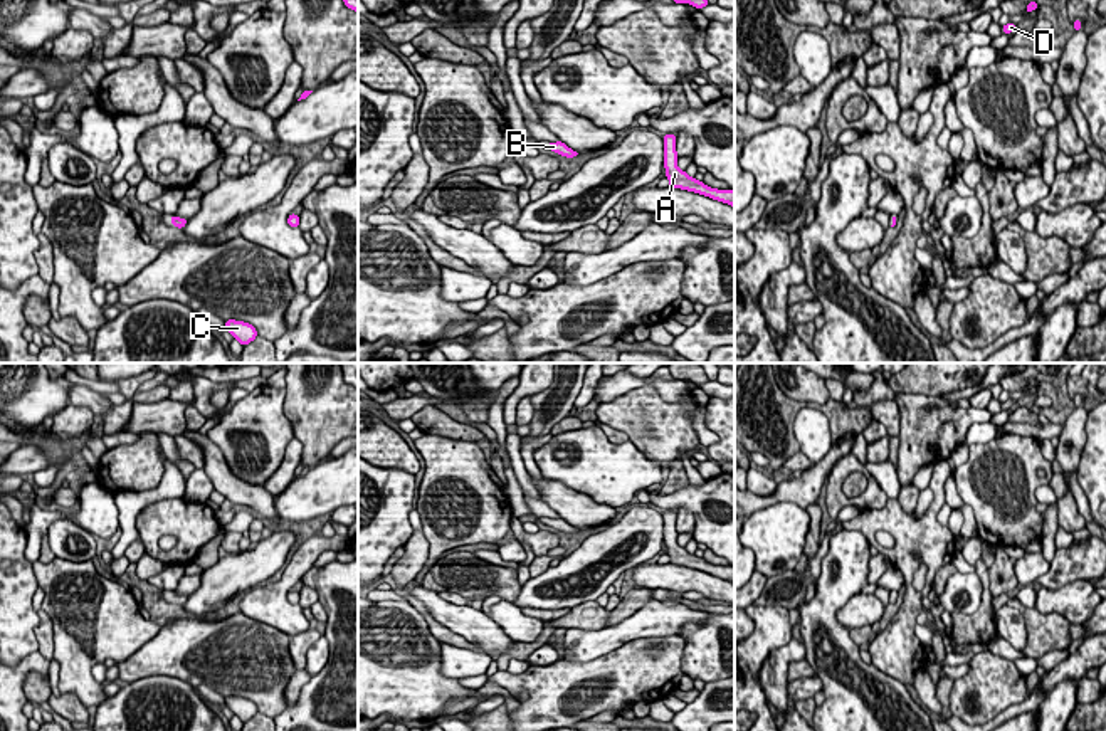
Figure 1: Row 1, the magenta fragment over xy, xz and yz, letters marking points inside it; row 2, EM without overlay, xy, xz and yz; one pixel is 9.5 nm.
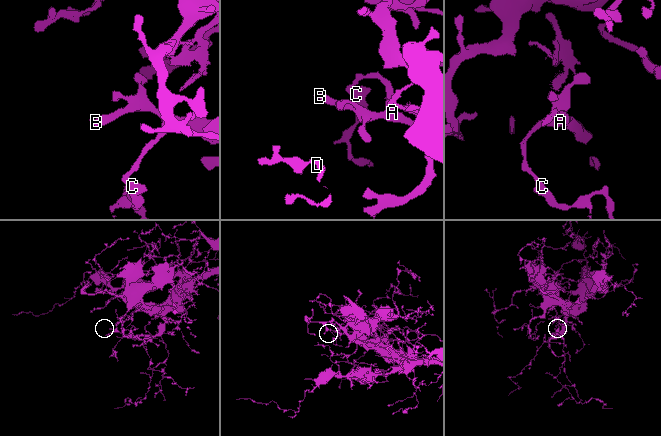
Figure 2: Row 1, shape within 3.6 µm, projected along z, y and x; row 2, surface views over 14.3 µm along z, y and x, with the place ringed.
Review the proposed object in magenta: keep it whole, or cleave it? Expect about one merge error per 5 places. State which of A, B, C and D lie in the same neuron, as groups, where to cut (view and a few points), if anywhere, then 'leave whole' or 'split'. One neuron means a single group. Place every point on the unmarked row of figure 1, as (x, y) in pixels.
groups A B C D; cut none; leave whole

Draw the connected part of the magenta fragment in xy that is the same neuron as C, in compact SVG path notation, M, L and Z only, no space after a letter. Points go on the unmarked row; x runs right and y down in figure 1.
M229 696L224 697L229 709L237 716L242 723L249 721L257 714L257 706L244 697Z

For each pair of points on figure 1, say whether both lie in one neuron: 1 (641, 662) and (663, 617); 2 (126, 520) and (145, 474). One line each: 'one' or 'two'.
1: two
2: two

